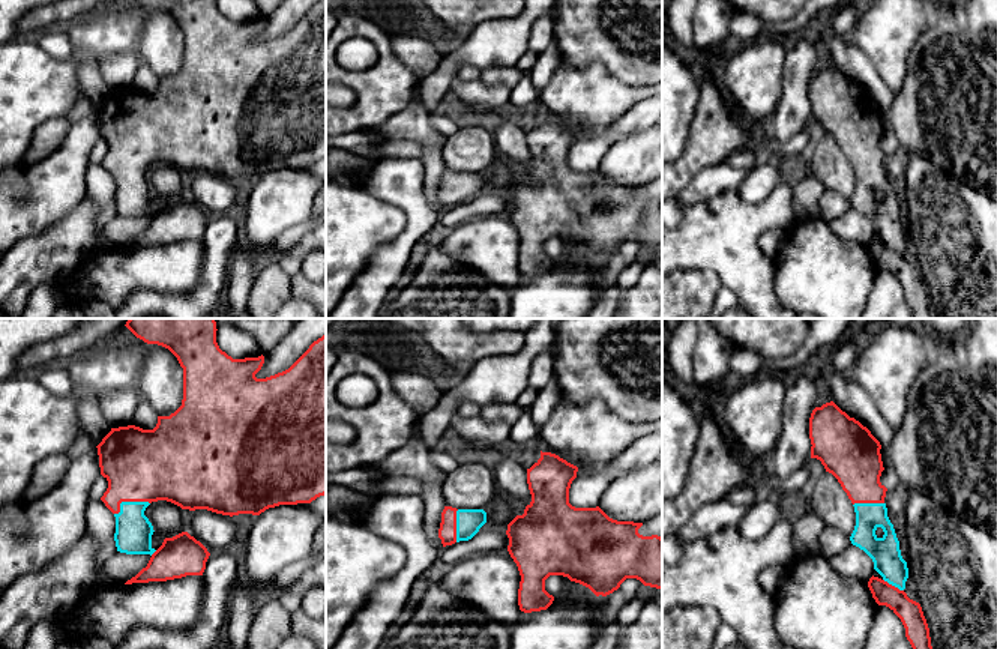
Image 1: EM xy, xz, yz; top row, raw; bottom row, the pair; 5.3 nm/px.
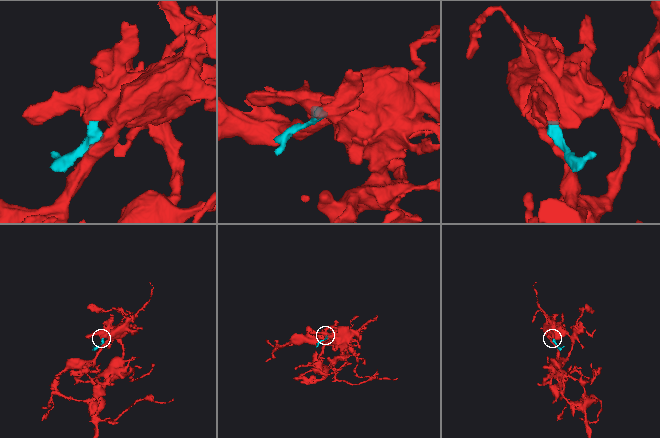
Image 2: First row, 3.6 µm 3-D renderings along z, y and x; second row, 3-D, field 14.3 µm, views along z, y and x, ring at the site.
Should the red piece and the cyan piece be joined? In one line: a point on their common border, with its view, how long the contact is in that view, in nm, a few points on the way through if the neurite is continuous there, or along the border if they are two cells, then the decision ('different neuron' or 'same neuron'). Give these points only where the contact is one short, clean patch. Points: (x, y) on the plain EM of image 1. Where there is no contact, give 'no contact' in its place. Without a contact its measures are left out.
contact xy (128, 164); length 200 nm; same neuron

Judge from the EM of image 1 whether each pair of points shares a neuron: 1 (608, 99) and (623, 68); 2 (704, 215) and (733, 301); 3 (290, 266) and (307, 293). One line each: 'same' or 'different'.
1: different
2: different
3: different

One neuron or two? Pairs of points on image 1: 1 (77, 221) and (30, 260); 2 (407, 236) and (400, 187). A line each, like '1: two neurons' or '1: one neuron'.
1: one neuron
2: one neuron

